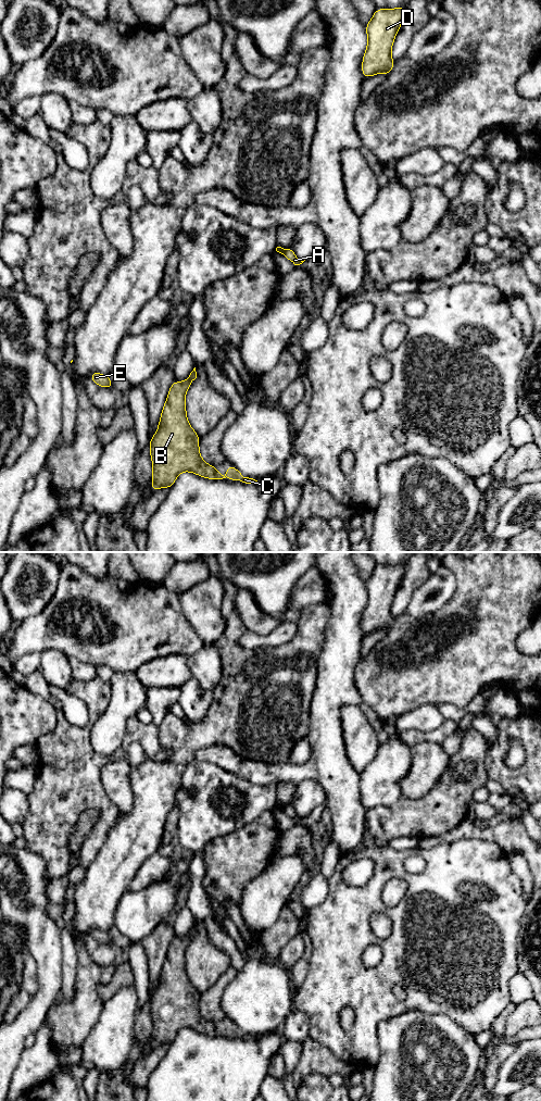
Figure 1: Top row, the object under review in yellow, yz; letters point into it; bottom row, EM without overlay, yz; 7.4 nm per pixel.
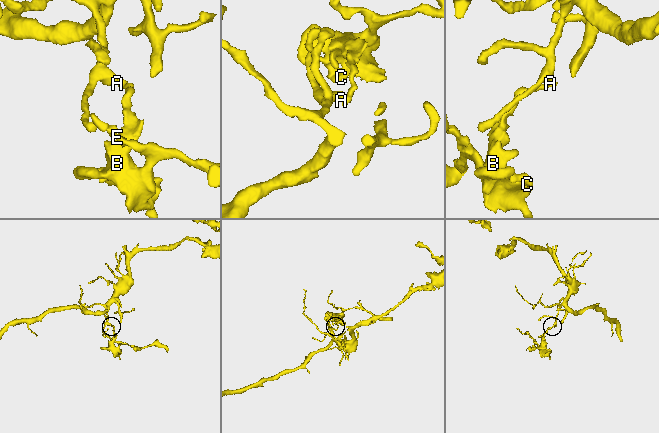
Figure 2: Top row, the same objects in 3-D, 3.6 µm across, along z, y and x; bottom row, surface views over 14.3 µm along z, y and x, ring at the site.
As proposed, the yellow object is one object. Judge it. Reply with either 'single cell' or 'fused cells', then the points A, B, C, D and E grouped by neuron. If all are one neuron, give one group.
fused cells | A B C E / D

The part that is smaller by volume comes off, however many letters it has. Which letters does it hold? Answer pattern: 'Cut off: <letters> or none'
Cut off: A, B, C, E

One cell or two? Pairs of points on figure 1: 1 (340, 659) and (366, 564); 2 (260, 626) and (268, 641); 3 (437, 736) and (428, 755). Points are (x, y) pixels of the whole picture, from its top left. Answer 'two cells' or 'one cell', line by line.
1: two cells
2: two cells
3: two cells

